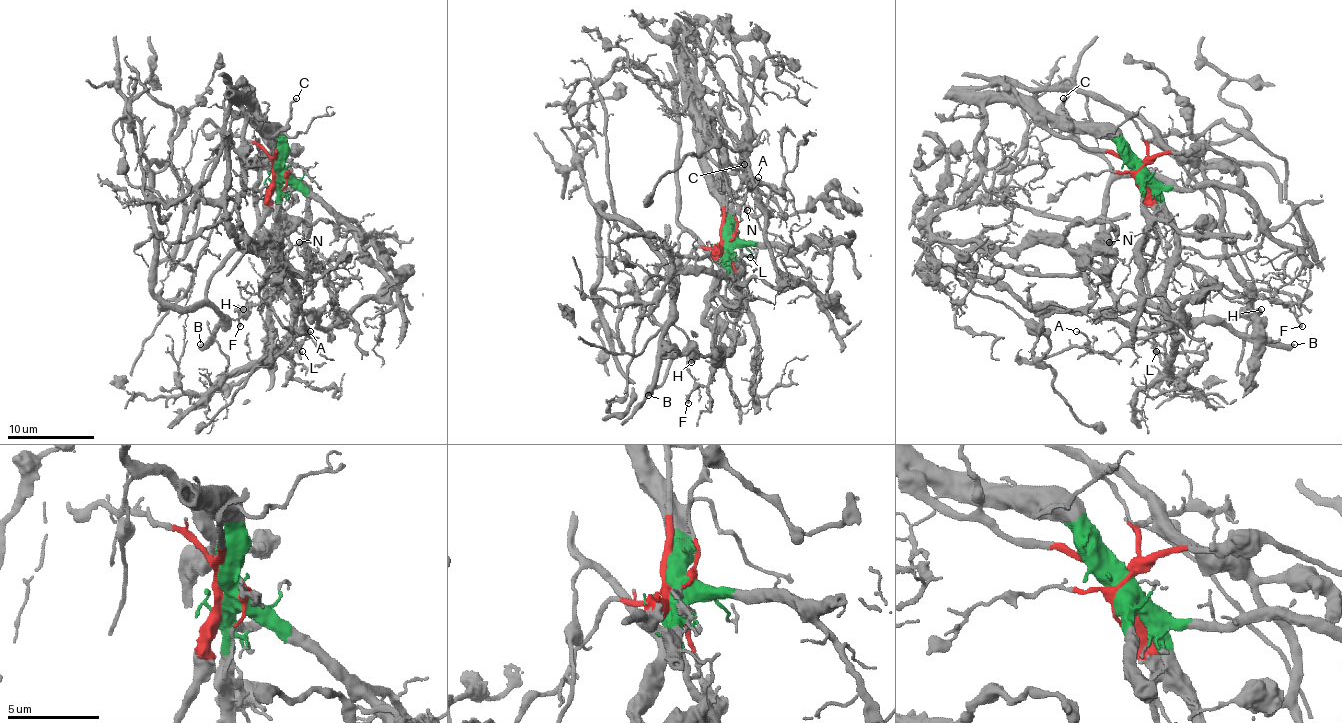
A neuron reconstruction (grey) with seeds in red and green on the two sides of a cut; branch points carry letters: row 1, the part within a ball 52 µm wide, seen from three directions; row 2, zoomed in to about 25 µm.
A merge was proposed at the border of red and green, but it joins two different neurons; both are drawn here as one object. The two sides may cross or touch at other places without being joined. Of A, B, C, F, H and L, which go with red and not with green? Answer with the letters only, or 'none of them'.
B, C, H

